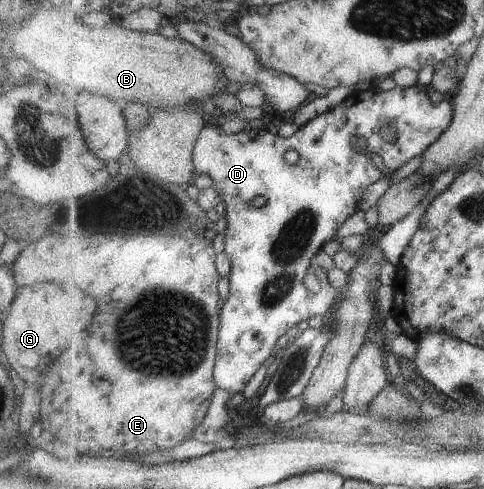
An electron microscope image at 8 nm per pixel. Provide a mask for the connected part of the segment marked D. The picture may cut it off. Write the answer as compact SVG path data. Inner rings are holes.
M418 84L414 87L404 89L403 87L395 87L393 90L384 91L376 89L373 86L365 91L355 91L348 96L343 103L336 106L334 109L319 115L307 122L306 125L301 126L300 131L292 137L285 138L279 134L274 135L272 131L268 131L266 128L246 130L237 134L228 135L222 130L222 125L207 125L204 128L199 142L195 147L195 162L198 173L206 173L213 180L213 186L222 194L223 201L227 207L227 215L229 220L229 229L227 233L225 252L232 261L232 270L230 271L230 295L223 306L223 315L221 319L221 334L219 337L219 358L217 359L217 366L215 371L216 381L219 383L219 387L229 391L231 394L243 393L244 389L248 387L248 383L254 379L254 375L264 367L264 363L268 361L268 357L272 355L274 351L274 345L278 343L278 339L282 339L282 335L286 335L292 327L298 325L302 319L311 321L314 316L326 315L334 303L336 303L338 297L342 296L342 291L336 289L330 279L328 279L328 271L324 268L316 268L316 275L322 283L322 287L315 295L310 293L310 289L306 287L306 275L310 273L312 265L314 265L314 257L323 251L326 247L326 243L330 243L332 239L335 239L338 235L338 231L346 225L346 221L356 213L360 207L363 199L365 198L366 191L371 185L374 185L377 181L380 181L383 176L390 173L394 173L404 167L408 161L412 161L414 157L423 155L427 152L427 149L438 142L443 137L445 132L450 129L452 122L455 121L455 104L452 97L446 98L445 101L436 105L432 103L430 99L430 91L428 87L432 88L432 85L423 86ZM387 126L392 126L397 130L397 140L386 141L386 138L382 135L383 129ZM356 139L364 139L367 142L367 151L364 151L364 147L356 147ZM291 149L295 149L300 153L301 161L295 164L283 161L284 155ZM383 159L384 167L380 167L376 161Z

